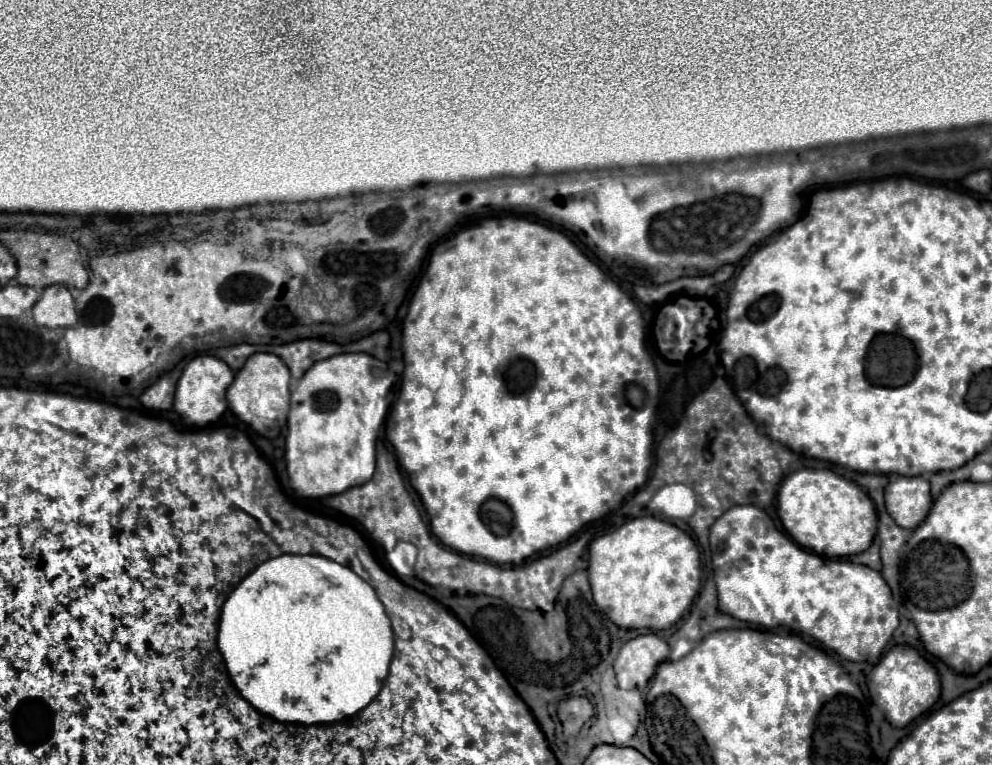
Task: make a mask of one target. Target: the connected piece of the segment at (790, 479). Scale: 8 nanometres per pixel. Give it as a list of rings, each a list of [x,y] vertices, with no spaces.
[[[798,469],[786,475],[778,489],[778,517],[784,531],[800,547],[826,557],[846,557],[866,551],[876,533],[872,499],[862,487],[828,469]]]

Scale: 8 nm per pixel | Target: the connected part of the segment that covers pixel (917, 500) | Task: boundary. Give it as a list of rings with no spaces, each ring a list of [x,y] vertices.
[[[892,475],[884,489],[890,517],[904,529],[916,529],[932,507],[930,483],[924,477]]]

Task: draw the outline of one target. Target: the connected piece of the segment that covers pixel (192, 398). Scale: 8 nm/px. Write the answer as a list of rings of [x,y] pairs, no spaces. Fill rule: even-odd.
[[[210,355],[194,357],[186,365],[186,369],[184,369],[184,373],[182,373],[180,381],[178,381],[174,409],[190,425],[206,425],[206,423],[216,421],[228,407],[226,389],[232,383],[232,379],[234,379],[234,373],[224,361],[220,361],[216,357],[210,357]]]

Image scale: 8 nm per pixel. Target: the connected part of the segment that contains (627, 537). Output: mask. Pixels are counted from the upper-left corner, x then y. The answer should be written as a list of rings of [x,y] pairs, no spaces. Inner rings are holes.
[[[638,517],[616,531],[596,537],[588,547],[590,565],[588,577],[594,593],[594,603],[614,621],[618,627],[626,629],[668,629],[674,625],[684,611],[692,605],[700,589],[700,553],[690,535],[672,523],[660,521],[656,517]]]

